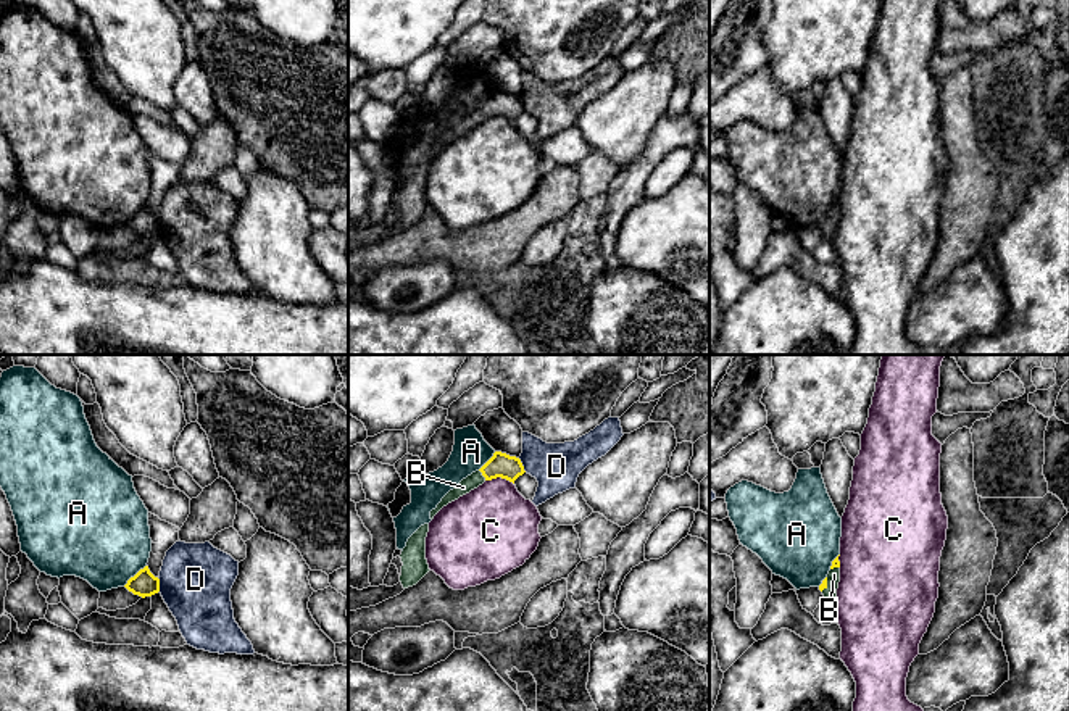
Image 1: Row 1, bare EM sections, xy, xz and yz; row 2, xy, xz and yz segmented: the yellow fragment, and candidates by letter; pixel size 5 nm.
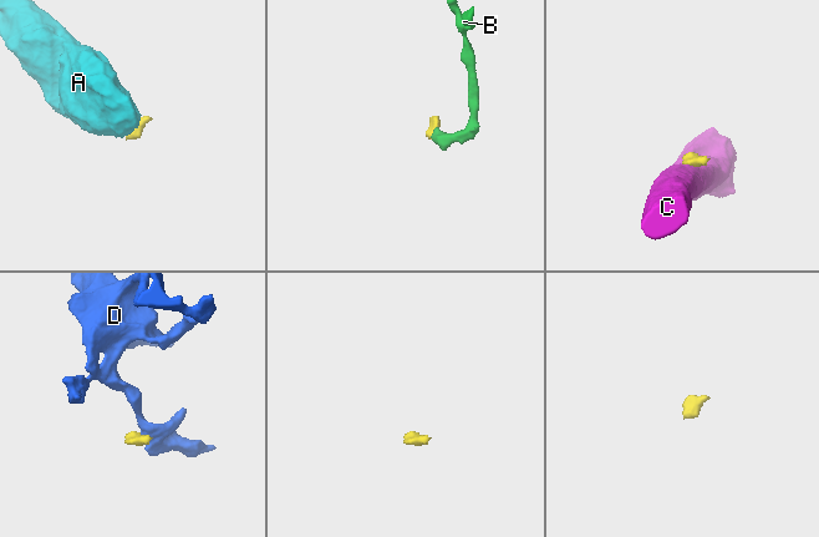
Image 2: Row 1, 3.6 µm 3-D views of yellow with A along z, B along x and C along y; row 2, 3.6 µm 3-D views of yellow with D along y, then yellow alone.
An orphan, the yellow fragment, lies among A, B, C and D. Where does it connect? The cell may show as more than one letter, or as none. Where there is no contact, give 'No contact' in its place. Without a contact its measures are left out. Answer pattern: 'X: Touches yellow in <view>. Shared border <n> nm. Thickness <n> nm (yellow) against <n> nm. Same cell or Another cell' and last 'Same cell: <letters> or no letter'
A: Touches yellow in xy. Shared border 160 nm. Thickness 130 nm (yellow) against 460 nm. Another cell
B: Touches yellow in xz. Shared border 70 nm. Thickness 120 nm (yellow) against 70 nm. Same cell
C: Touches yellow in xz. Shared border 150 nm. Thickness 120 nm (yellow) against 400 nm. Another cell
D: Touches yellow in xy. Shared border 70 nm. Thickness 130 nm (yellow) against 360 nm. Another cell
Same cell: B

